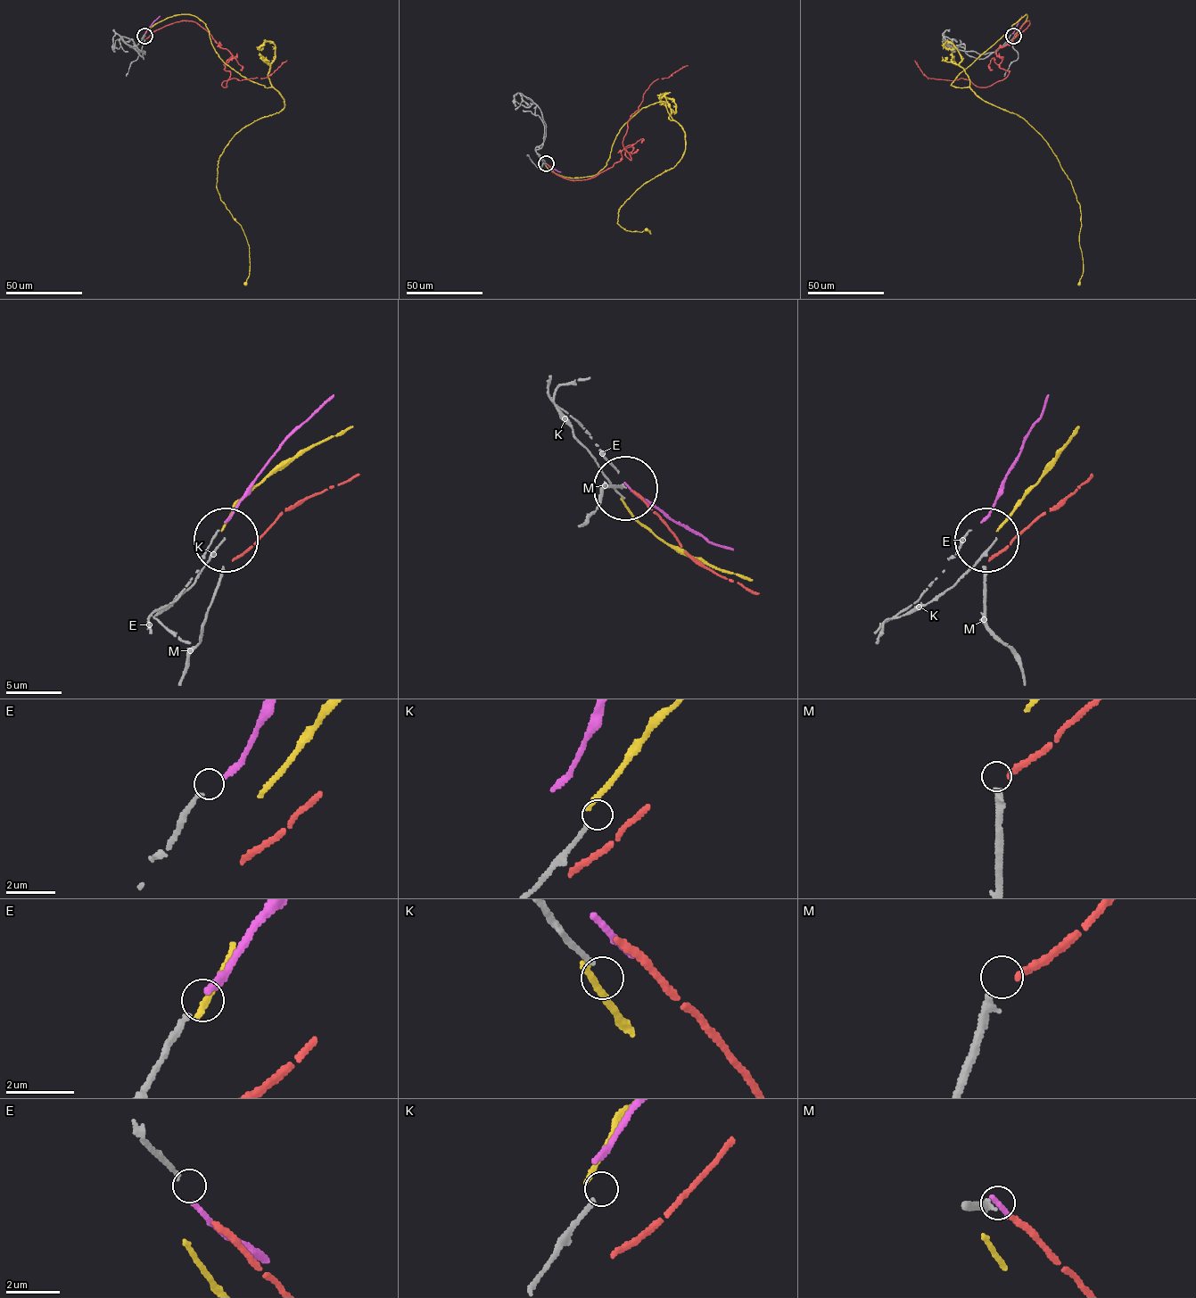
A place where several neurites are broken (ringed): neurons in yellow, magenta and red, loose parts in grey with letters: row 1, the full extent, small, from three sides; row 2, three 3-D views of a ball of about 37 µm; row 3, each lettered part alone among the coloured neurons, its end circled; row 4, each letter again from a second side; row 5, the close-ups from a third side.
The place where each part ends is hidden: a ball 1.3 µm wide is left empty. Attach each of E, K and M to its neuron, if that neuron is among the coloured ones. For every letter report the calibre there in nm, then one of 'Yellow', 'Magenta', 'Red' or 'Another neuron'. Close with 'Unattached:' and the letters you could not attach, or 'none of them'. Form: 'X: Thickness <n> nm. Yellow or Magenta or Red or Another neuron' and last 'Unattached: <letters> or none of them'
E: Thickness 160 nm. Another neuron
K: Thickness 170 nm. Another neuron
M: Thickness 280 nm. Another neuron
Unattached: E, K, M

